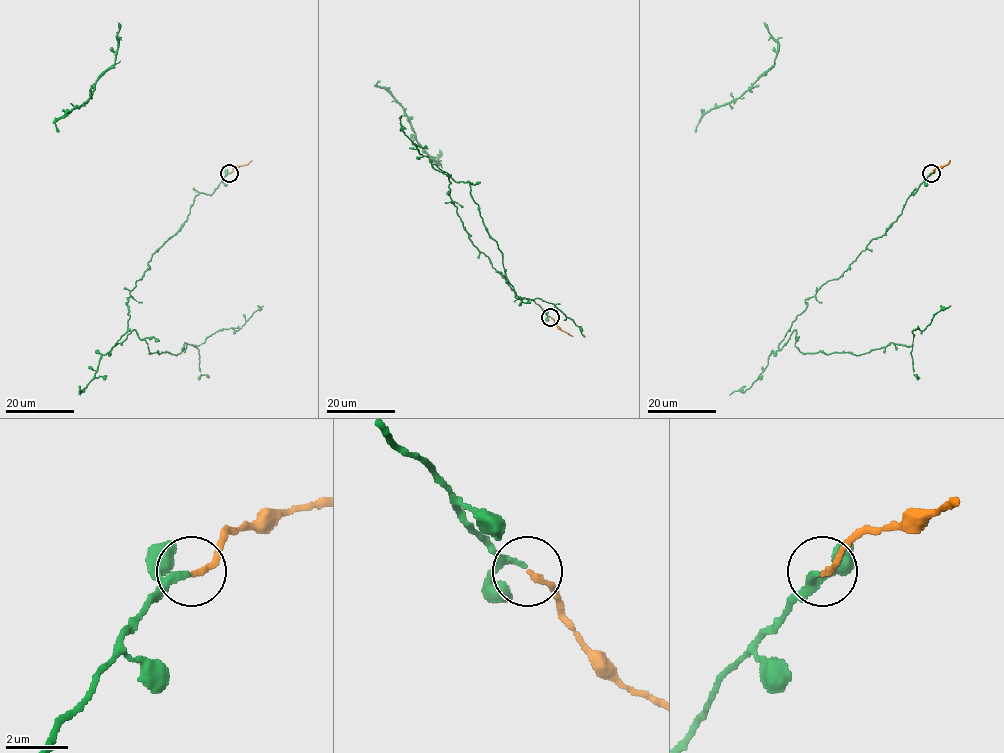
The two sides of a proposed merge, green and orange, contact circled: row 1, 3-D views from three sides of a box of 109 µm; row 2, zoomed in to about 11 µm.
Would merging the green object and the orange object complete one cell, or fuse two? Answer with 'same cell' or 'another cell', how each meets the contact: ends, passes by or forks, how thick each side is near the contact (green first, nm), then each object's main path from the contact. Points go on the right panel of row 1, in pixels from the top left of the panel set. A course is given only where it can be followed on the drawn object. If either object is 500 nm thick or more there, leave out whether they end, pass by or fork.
same cell; green passes by; orange ends there; 150 nm thick on the green side, 170 nm on the other; green runs (930, 173), (892, 225), (805, 300), (778, 346), (795, 330), (802, 353), (912, 346), (912, 331), (950, 305); orange runs (931, 173), (950, 160)

